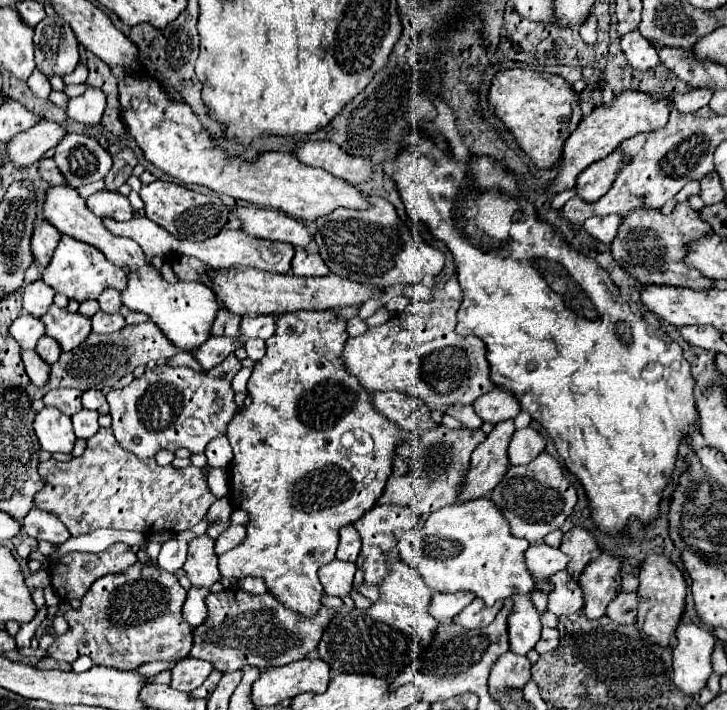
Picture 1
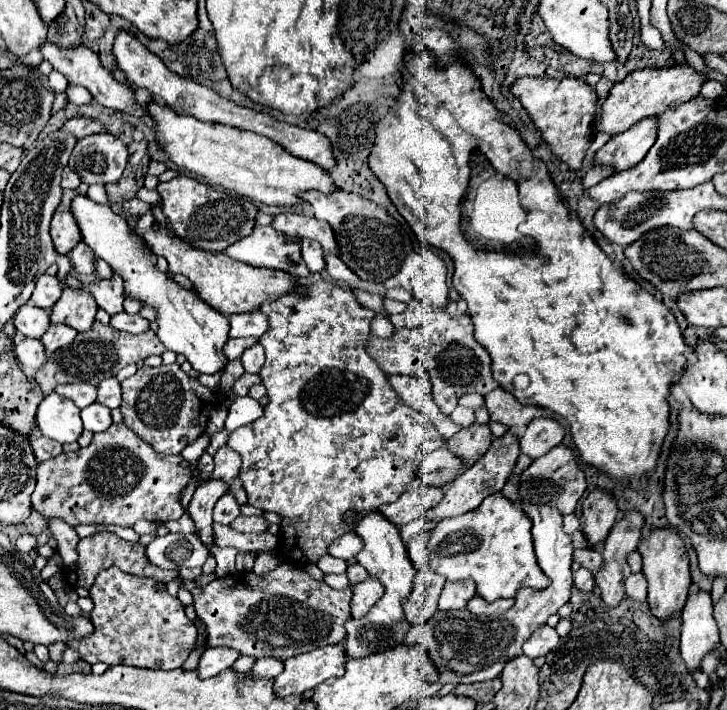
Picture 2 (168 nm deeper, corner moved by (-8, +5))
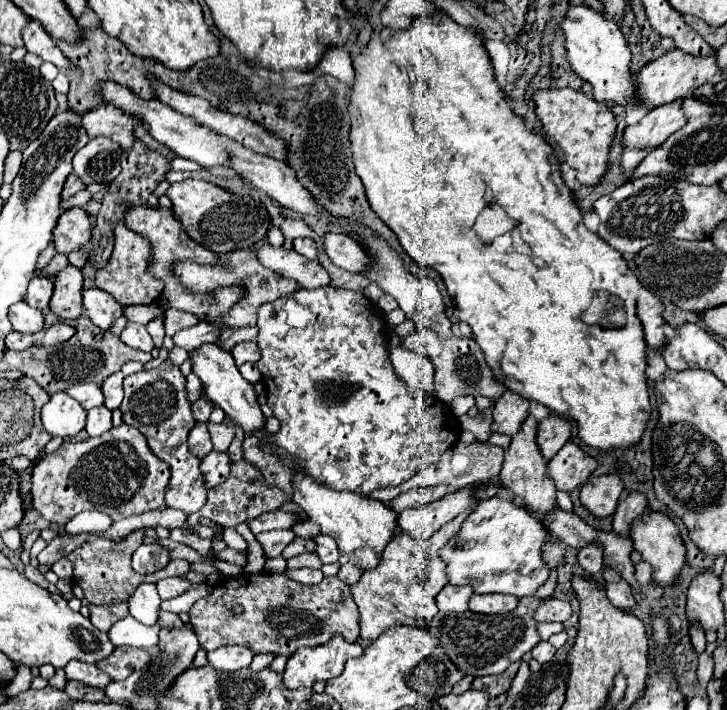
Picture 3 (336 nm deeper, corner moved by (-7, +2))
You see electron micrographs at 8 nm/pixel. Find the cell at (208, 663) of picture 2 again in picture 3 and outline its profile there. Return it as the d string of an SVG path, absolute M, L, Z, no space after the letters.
M222 646L208 652L208 664L216 672L236 672L240 668L248 668L252 656L252 650L244 646Z

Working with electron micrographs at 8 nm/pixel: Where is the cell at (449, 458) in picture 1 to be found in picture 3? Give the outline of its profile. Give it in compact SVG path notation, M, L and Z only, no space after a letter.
M484 410L484 412L480 412L474 418L460 416L458 422L460 422L462 430L472 430L474 438L478 442L488 442L490 434L492 434L492 430L490 430L490 426L492 426L492 410Z

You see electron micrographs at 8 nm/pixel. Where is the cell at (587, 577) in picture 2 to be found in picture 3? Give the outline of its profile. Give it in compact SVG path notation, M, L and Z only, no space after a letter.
M594 544L584 546L578 552L576 560L578 560L578 566L586 572L586 576L592 576L592 578L598 578L600 576L600 568L604 564L602 564L602 550L598 546L594 546Z

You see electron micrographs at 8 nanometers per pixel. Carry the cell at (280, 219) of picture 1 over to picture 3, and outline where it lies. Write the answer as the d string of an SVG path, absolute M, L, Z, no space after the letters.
M340 232L324 234L324 248L330 260L348 272L362 272L368 264L368 256L364 256L360 244L356 244L356 240L346 234Z

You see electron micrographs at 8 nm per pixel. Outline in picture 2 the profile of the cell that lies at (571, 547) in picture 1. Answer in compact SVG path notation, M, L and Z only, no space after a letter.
M595 489L583 501L583 525L581 531L587 537L587 543L595 547L603 543L617 519L617 499L601 489Z

